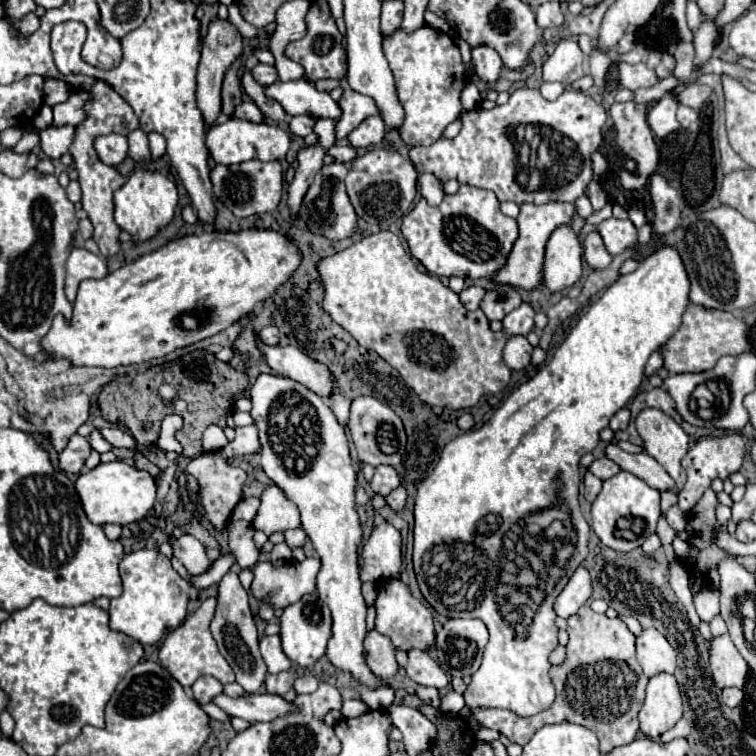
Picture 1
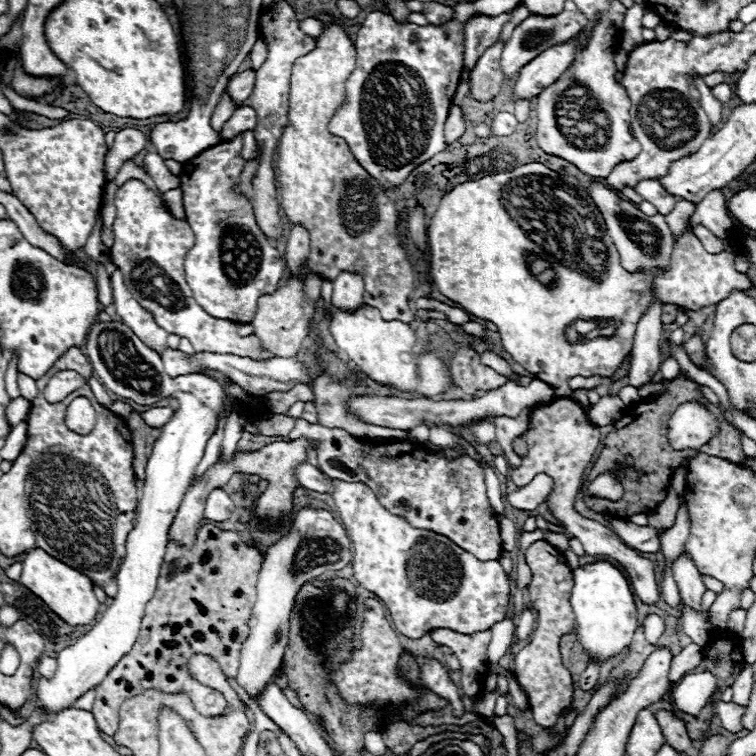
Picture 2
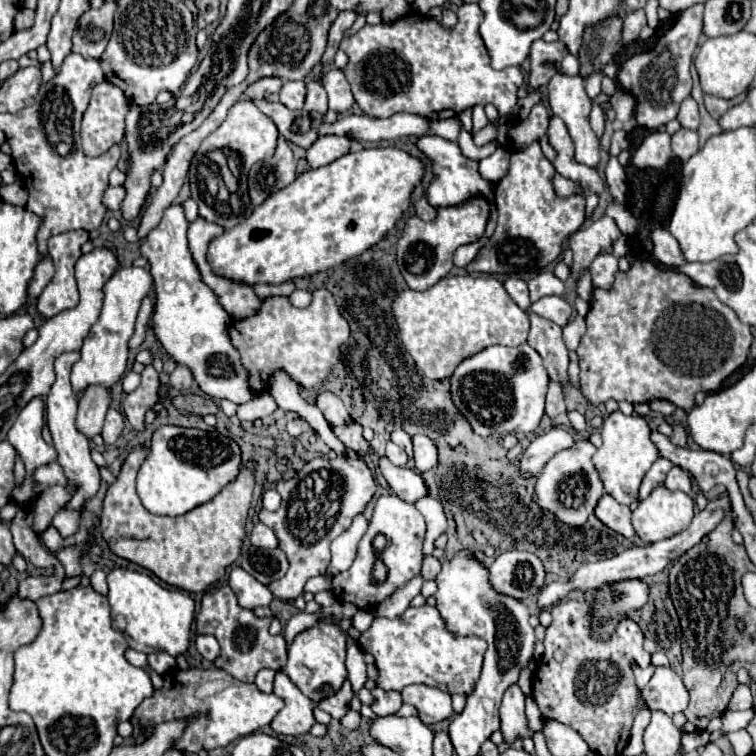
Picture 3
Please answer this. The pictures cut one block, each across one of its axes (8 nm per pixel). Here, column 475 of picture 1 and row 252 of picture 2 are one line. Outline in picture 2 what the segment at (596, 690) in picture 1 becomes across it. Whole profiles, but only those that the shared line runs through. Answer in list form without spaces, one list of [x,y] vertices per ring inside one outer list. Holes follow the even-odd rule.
[[[696,226],[696,228],[694,228],[694,236],[702,242],[704,250],[710,252],[710,254],[718,254],[718,252],[724,250],[722,240],[720,240],[718,236],[714,236],[714,234],[712,234],[708,228],[704,228],[704,226]]]

